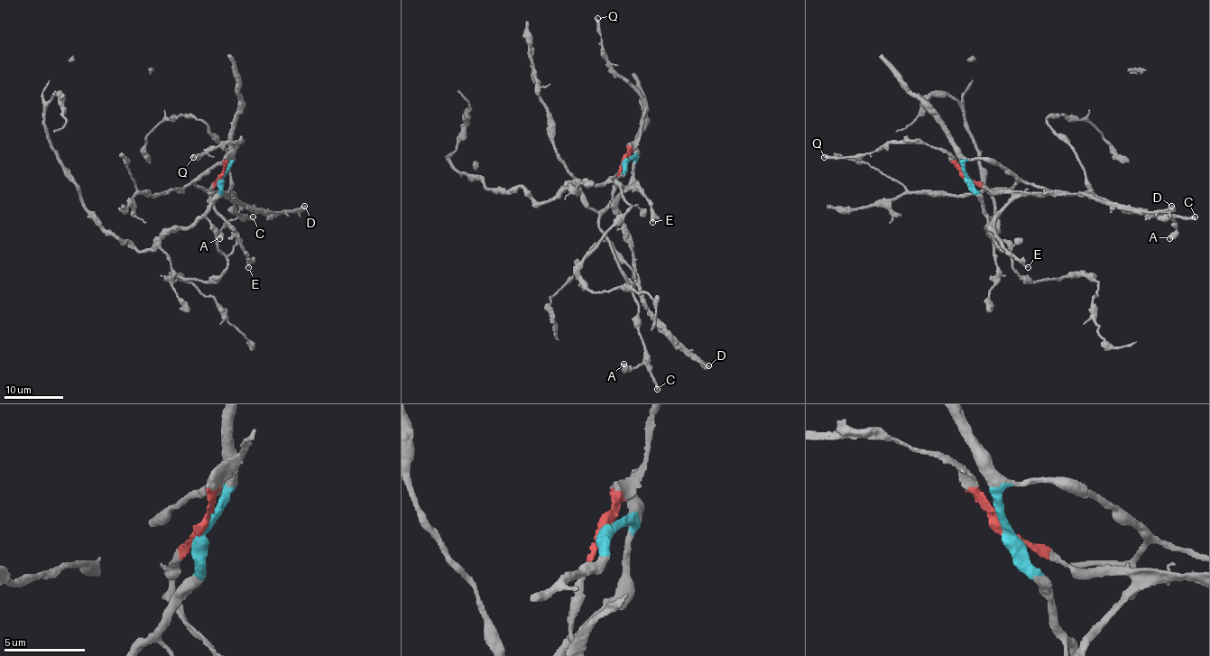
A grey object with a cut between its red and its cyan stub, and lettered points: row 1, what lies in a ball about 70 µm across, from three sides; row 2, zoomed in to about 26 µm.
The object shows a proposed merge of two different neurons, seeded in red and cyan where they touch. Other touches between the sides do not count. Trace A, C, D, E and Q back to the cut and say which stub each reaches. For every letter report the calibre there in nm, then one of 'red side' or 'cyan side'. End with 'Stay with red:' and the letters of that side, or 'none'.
A: 600 nm | cyan side
C: 320 nm | cyan side
D: 480 nm | red side
E: 180 nm | red side
Q: 340 nm | red side
Stay with red: D, E, Q

